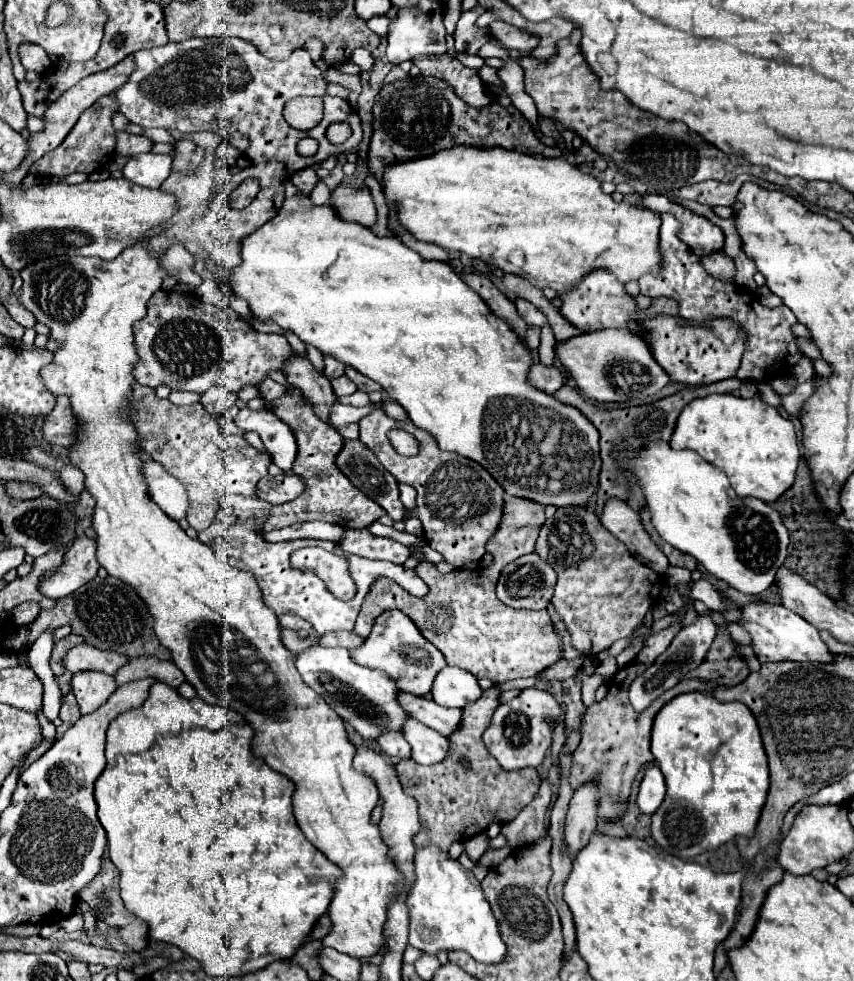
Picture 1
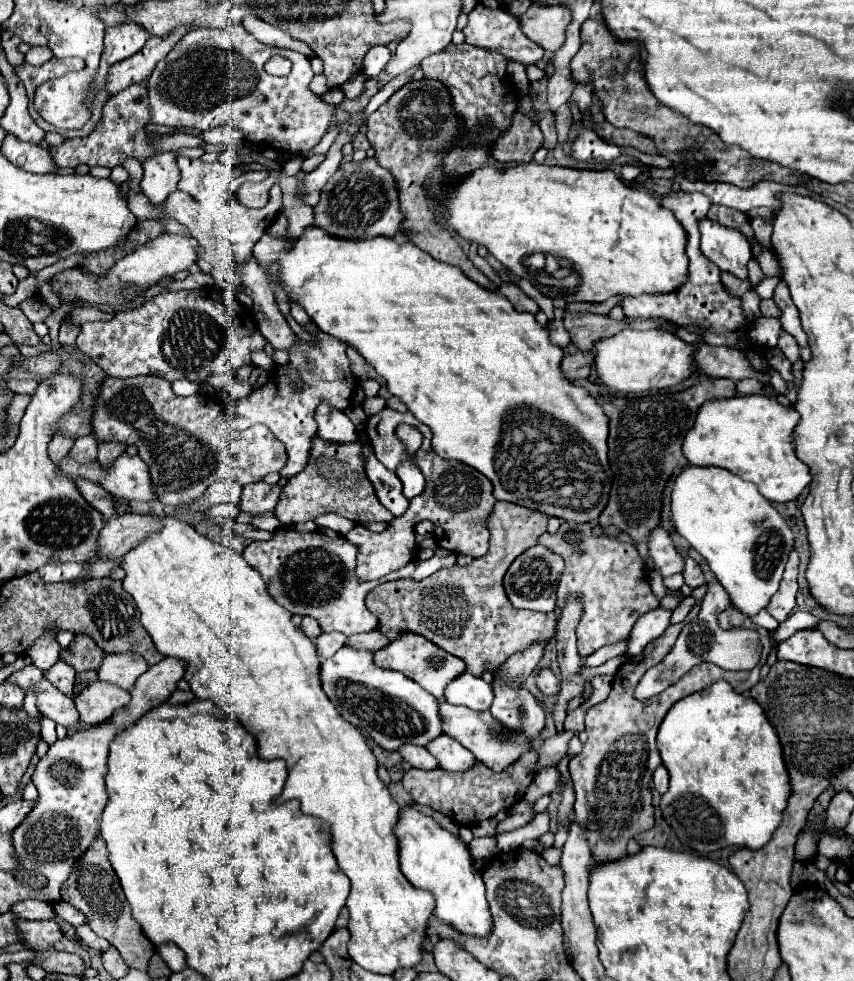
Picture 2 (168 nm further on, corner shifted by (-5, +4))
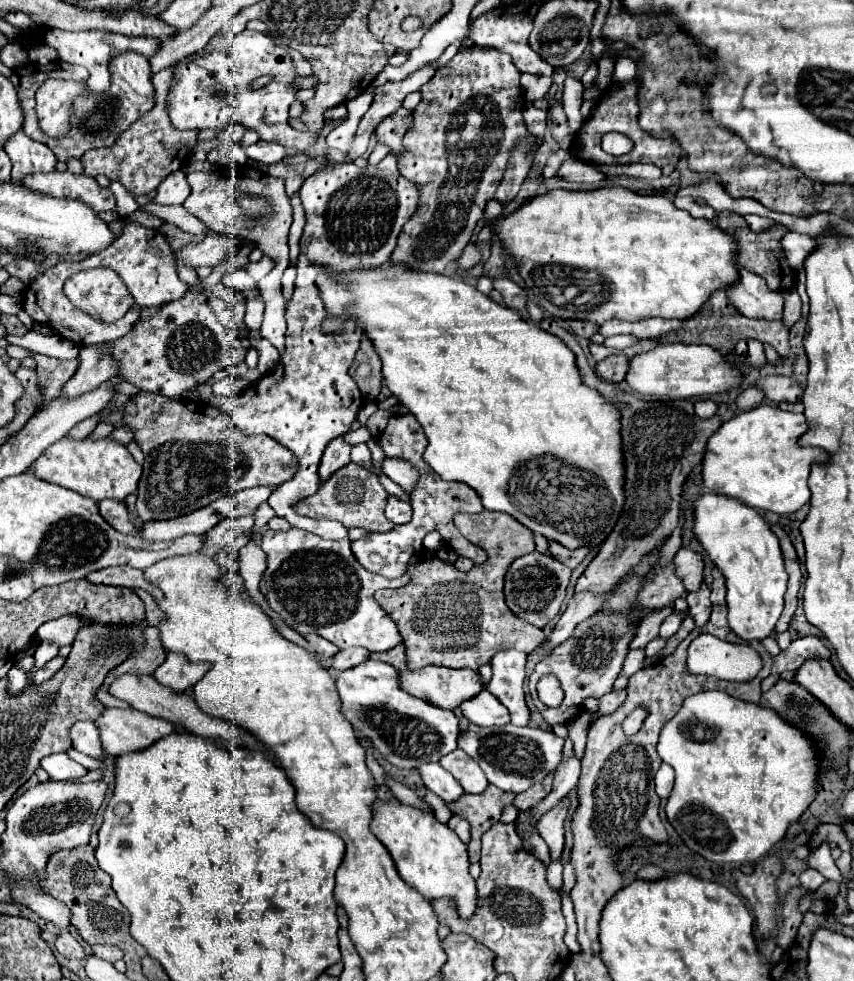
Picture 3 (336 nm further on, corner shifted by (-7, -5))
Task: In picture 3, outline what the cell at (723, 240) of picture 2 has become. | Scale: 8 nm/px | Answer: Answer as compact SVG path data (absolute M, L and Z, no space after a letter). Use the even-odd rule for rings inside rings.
M739 269L739 279L727 287L727 297L731 303L747 317L753 319L781 319L783 313L783 295L767 289L765 279L757 273Z

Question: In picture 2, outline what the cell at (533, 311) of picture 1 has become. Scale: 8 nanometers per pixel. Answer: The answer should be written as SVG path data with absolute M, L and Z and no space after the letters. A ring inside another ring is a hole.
M501 284L499 292L519 310L519 312L529 312L529 314L537 314L539 306L521 292L521 288L517 288L515 284Z

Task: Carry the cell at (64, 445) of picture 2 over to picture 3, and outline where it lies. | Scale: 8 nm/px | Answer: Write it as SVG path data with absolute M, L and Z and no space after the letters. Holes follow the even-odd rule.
M93 415L93 417L77 423L77 425L67 433L67 437L71 437L71 439L85 439L85 437L89 437L91 431L97 427L97 419L99 419L99 415Z

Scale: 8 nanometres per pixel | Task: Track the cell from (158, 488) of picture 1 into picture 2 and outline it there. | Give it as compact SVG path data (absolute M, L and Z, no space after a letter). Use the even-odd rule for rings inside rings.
M125 452L113 460L113 464L109 468L103 468L103 464L99 460L91 462L91 464L81 464L81 462L75 462L69 454L59 462L59 468L67 474L67 476L73 476L73 478L87 478L89 482L95 482L95 484L101 484L109 494L113 494L117 500L135 500L135 502L149 502L149 500L155 500L155 488L151 484L151 476L149 476L149 468L147 464L139 458L139 456L127 456Z

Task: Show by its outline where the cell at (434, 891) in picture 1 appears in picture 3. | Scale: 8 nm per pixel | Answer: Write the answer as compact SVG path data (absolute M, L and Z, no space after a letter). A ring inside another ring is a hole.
M377 801L371 831L387 847L401 879L409 887L417 889L431 901L449 895L453 909L461 919L473 917L477 909L477 887L475 879L469 875L471 863L467 857L467 845L447 825L439 823L433 813L419 811L399 801Z

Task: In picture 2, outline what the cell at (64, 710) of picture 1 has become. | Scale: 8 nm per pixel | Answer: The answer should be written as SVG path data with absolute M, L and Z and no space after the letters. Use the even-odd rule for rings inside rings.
M57 660L49 670L43 672L43 676L47 676L47 680L59 688L65 696L73 696L73 682L75 682L75 670L71 670L69 664L65 664L63 660Z

